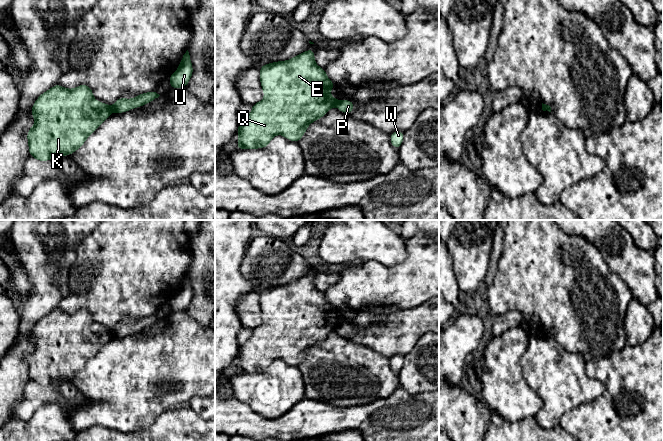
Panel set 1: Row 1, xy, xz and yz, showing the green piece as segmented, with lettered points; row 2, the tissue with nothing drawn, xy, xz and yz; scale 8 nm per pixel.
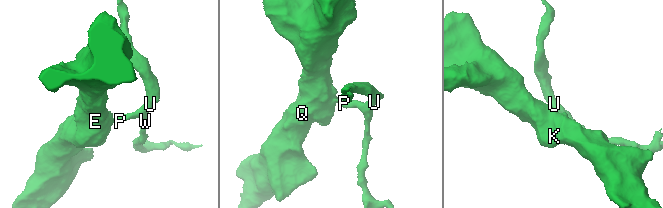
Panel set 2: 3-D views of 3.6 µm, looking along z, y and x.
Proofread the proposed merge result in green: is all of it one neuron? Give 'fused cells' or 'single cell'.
fused cells

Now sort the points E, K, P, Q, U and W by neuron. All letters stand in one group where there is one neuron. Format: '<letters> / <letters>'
E K Q / P U W

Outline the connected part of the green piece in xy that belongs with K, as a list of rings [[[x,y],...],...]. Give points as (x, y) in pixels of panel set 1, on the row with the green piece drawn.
[[[86,84],[73,89],[54,85],[33,104],[31,115],[35,118],[35,124],[27,133],[30,156],[46,162],[51,158],[73,154],[112,112],[113,107],[95,100],[92,89]]]

